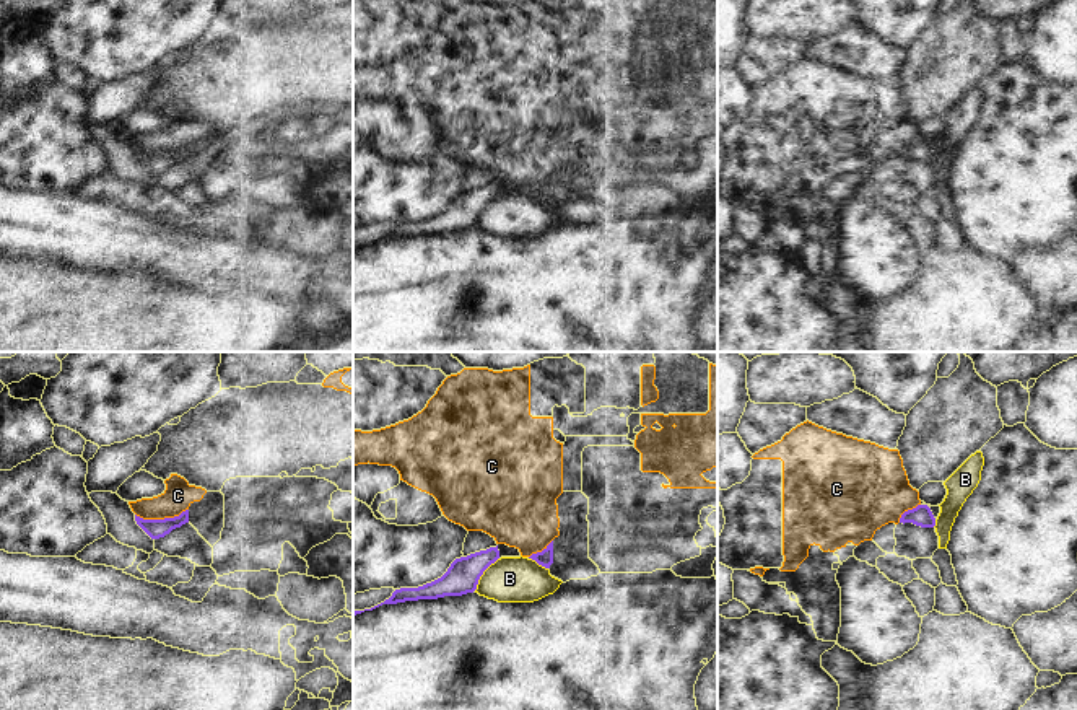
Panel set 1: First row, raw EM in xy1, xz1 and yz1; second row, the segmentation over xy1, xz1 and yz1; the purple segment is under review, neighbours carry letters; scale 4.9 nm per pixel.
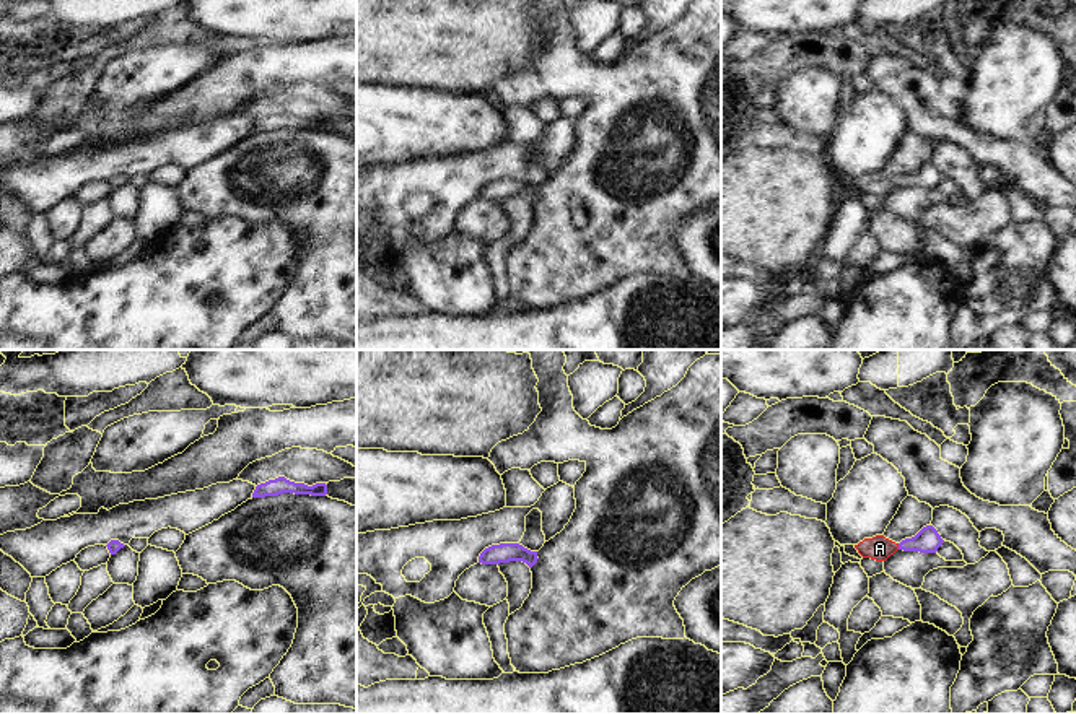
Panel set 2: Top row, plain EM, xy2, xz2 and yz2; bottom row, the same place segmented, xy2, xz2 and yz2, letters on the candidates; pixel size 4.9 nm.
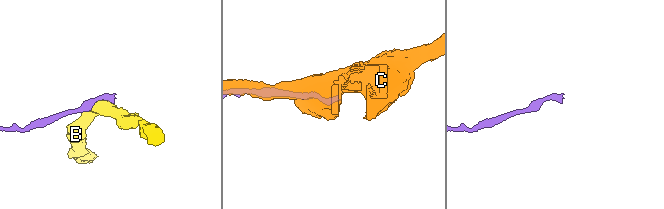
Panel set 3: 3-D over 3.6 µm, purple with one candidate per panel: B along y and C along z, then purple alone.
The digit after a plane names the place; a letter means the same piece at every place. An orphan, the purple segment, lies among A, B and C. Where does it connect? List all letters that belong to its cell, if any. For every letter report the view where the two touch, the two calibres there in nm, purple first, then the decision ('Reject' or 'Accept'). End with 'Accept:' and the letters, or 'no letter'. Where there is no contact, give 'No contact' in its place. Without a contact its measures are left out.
A: Touches purple in yz2. Thickness 120 nm (purple) against 120 nm. Accept
B: Touches purple in xz1. Thickness 160 nm (purple) against 220 nm. Reject
C: Touches purple in xy1. Thickness 100 nm (purple) against 140 nm. Reject
Accept: A

